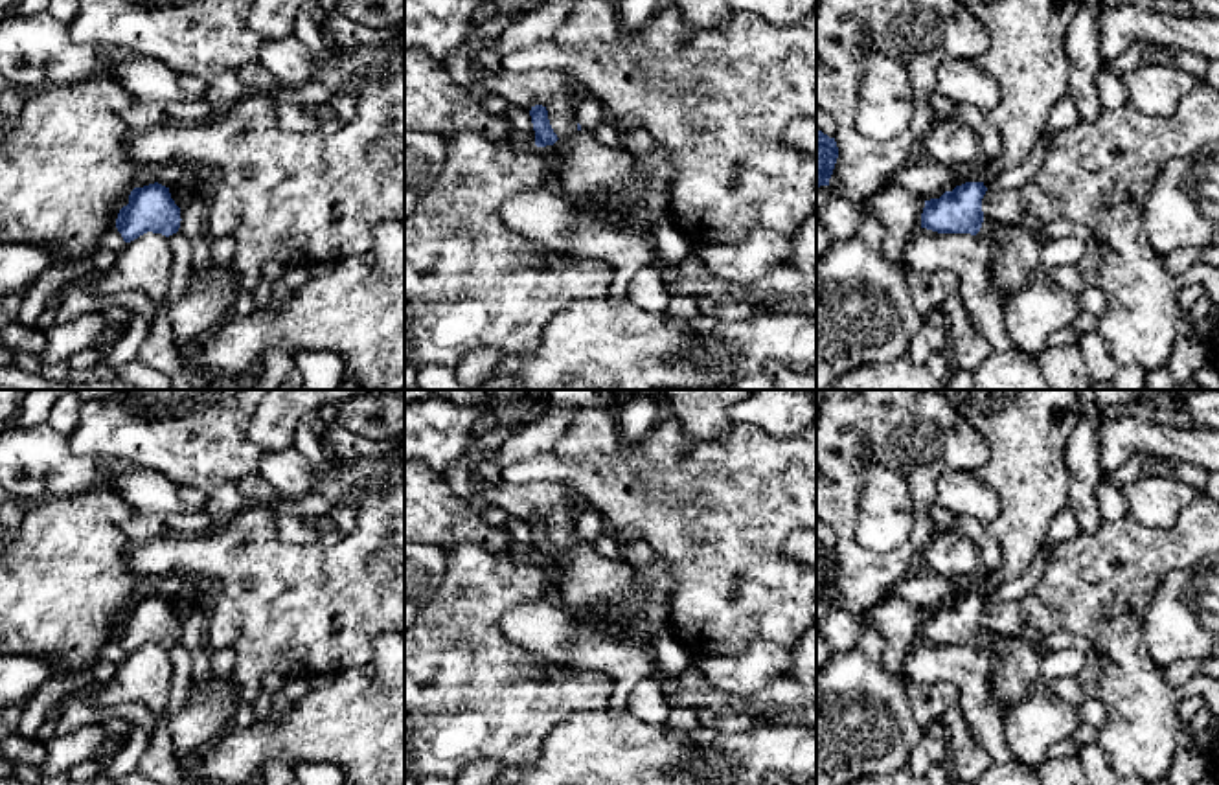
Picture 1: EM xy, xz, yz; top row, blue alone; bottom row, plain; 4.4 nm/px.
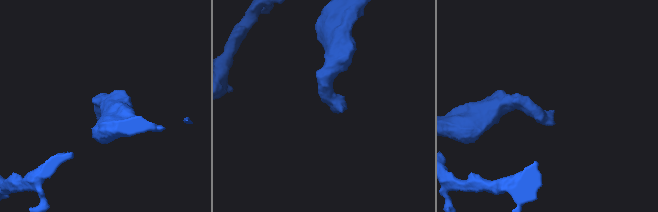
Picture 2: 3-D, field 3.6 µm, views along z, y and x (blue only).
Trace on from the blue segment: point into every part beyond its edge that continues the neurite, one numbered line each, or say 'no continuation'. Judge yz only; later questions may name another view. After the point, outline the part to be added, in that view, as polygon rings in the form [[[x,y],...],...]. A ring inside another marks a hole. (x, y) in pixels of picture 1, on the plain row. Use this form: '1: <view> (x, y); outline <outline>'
1: yz (1013, 679); outline [[[987,632],[982,634],[976,647],[987,649],[998,658],[991,686],[1006,717],[1033,691],[1039,680],[1042,651],[1022,640],[998,638]]]

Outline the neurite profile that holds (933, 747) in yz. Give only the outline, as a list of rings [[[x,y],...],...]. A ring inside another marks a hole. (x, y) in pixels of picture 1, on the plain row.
[[[934,721],[923,730],[916,748],[910,754],[908,770],[914,776],[927,774],[938,763],[951,761],[949,734],[941,721]]]

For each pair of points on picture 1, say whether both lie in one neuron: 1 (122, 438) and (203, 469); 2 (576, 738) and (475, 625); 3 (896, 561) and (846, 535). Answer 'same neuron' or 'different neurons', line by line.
1: same neuron
2: different neurons
3: same neuron

